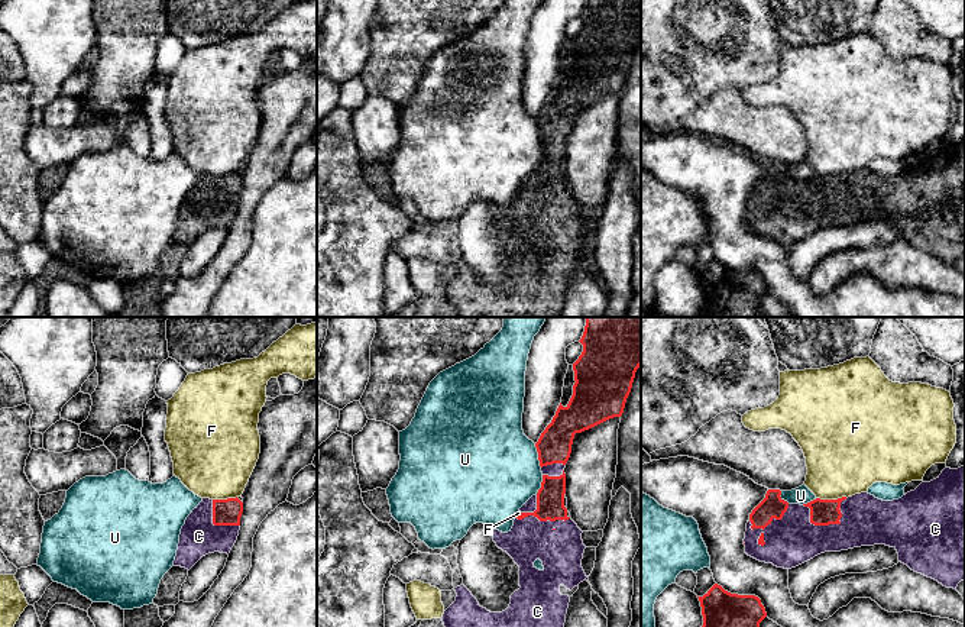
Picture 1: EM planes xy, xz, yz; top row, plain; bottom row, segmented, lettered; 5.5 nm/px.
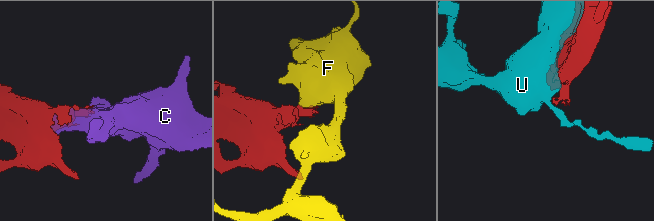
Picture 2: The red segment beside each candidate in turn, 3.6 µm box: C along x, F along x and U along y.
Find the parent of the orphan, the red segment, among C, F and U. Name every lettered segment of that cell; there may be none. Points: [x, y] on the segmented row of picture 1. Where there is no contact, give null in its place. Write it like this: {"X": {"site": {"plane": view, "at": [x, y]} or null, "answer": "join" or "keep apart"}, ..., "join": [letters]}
{"C": {"site": {"plane": "yz", "at": [771, 520]}, "answer": "join"}, "F": {"site": {"plane": "yz", "at": [831, 500]}, "answer": "keep apart"}, "U": {"site": {"plane": "xz", "at": [538, 455]}, "answer": "keep apart"}, "join": ["C"]}

